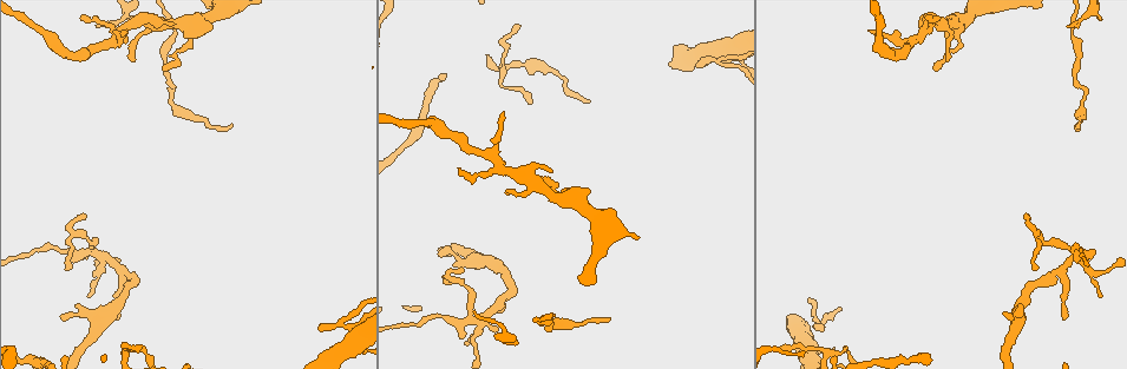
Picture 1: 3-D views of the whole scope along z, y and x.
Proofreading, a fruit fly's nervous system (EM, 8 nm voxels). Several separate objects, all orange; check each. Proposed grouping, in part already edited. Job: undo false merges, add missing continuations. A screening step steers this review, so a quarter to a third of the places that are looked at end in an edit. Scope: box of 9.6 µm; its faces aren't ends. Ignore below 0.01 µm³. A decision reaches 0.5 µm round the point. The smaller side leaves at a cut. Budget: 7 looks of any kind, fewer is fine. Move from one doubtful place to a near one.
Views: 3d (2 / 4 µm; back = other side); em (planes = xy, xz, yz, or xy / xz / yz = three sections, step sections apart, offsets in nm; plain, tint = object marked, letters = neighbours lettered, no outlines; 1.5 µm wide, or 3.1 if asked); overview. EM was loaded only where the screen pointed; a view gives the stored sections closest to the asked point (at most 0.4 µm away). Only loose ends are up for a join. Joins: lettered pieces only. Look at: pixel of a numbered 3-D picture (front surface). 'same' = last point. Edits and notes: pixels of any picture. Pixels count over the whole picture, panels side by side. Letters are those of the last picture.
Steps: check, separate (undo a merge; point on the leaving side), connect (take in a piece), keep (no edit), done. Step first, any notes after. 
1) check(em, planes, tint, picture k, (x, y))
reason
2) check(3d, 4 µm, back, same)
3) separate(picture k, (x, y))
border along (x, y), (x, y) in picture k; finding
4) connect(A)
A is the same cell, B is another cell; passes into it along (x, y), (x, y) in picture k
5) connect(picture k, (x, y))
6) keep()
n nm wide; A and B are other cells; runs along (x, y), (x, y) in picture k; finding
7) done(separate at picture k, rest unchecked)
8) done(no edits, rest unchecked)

check(3d, 4 µm, picture 1, (60, 318))

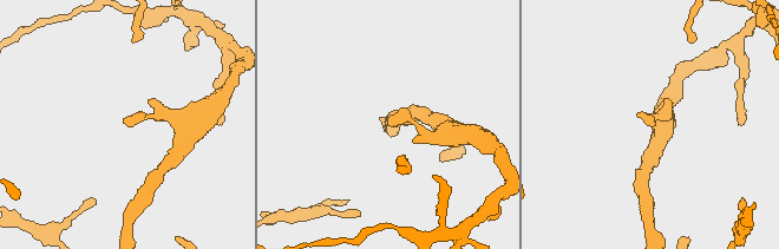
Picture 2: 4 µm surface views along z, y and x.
check(em, planes, tint, picture 2, (650, 126))

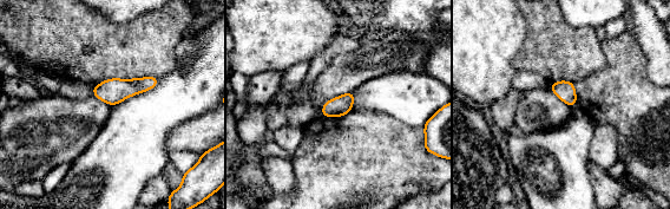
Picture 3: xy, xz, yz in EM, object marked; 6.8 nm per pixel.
check(em, planes, letters, same)
what lies round it

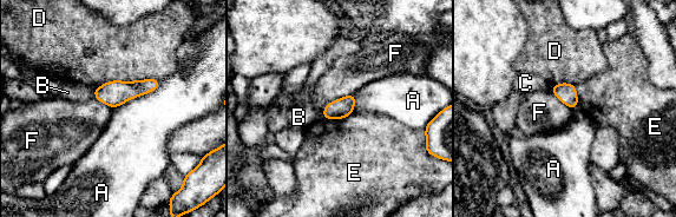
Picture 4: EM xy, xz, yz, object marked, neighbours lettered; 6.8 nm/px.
keep()
A, B, C, D, E and F are other cells; no lettered piece goes on from it

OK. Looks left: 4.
check(3d, 2 µm, picture 1, (783, 348))
branch stops here

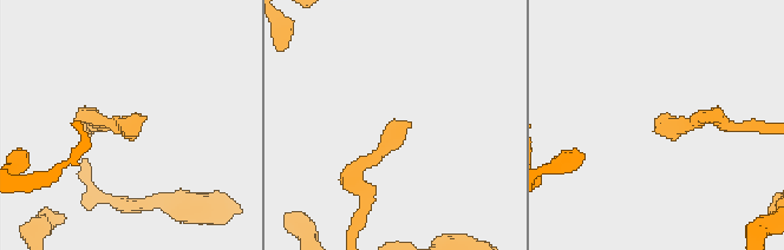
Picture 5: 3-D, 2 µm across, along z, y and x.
check(em, planes, letters, picture 5, (398, 122))

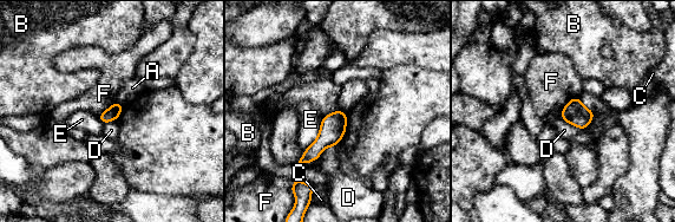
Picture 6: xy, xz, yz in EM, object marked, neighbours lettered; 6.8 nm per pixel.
keep()
E touches over 240 nm; A, B, C, D, E and F are other cells; border along (578, 97), (572, 97), (559, 113) in picture 6; none of them fits

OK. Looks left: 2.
check(3d, 4 µm, picture 1, (64, 357))
an open end

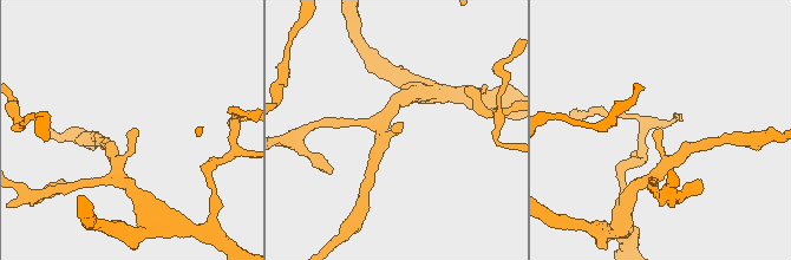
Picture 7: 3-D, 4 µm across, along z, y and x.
check(em, planes, letters, picture 7, (134, 129))

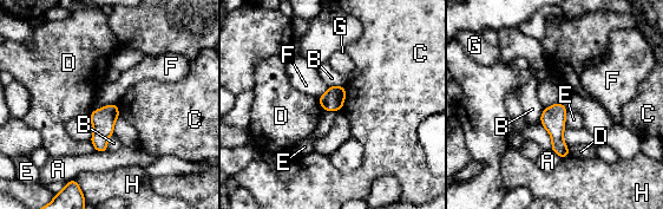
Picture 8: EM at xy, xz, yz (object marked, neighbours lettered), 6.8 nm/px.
keep()
A, B, C, D, E, F, G and H are other cells; border along (116, 103), (96, 109), (89, 117) in picture 8; none of them fits

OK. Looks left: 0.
done(no edits, rest unchecked)

